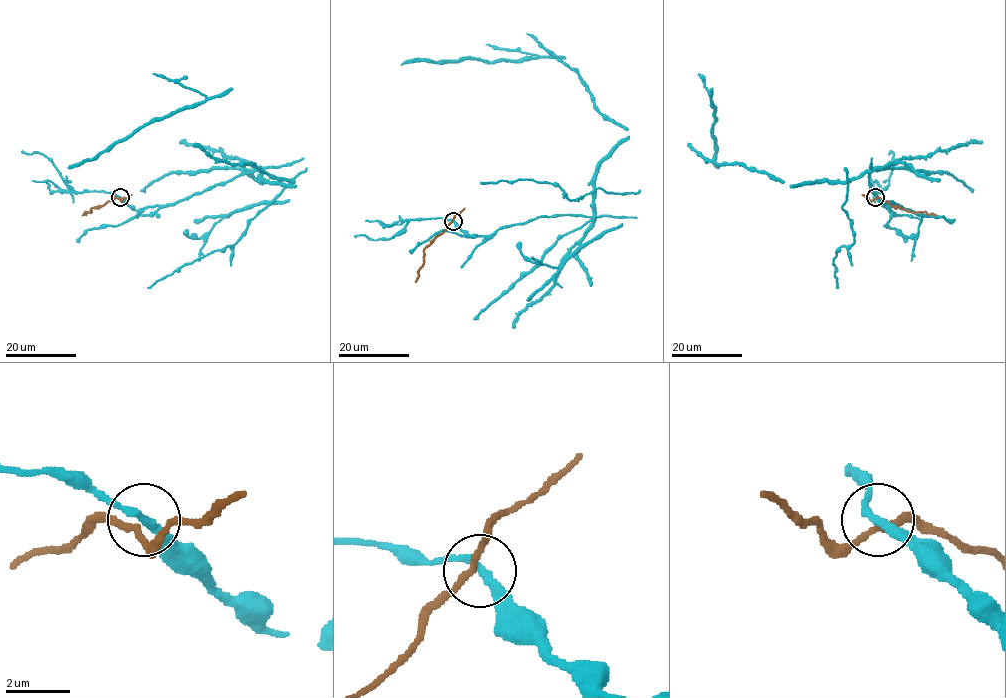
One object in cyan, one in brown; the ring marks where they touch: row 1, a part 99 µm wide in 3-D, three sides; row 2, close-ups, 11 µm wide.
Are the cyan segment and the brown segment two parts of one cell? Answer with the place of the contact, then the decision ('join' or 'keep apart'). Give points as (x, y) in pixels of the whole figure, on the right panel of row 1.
(875, 197) | keep apart

